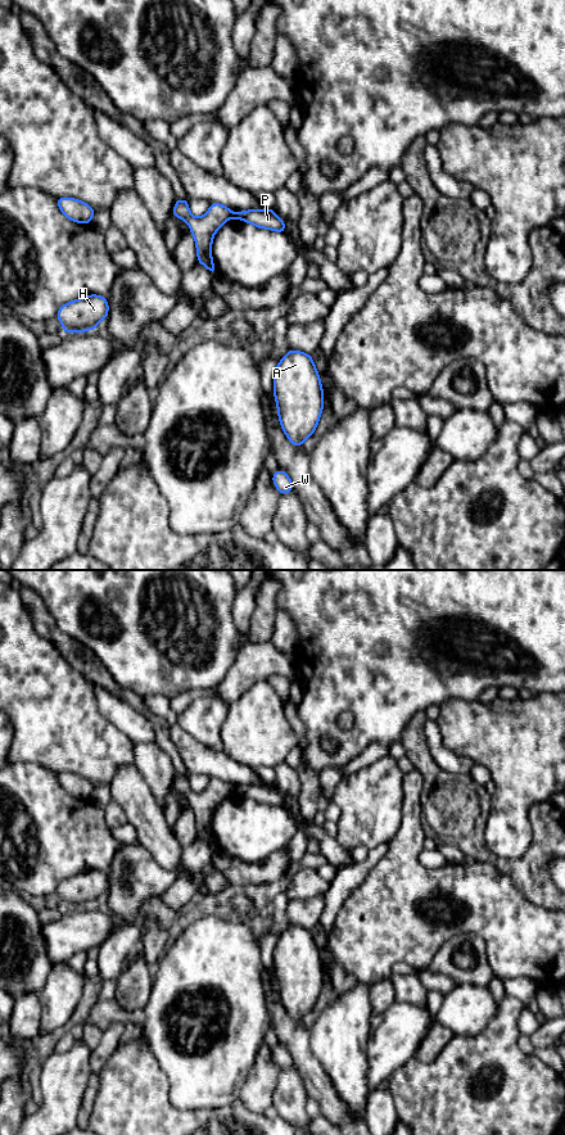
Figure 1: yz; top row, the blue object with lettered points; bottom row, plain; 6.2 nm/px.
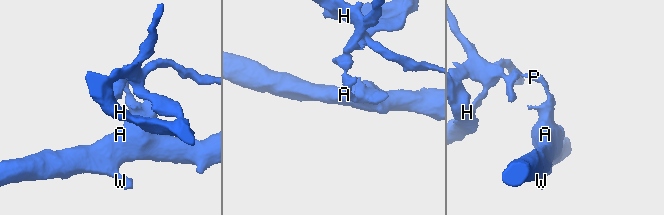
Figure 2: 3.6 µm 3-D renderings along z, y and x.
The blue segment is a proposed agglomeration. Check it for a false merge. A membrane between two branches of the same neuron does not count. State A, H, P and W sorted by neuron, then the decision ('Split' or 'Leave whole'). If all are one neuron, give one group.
Groups: A P W / H. Split

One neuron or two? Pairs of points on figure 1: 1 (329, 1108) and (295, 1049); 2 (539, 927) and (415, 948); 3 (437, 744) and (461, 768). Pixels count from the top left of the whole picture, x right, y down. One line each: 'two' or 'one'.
1: one
2: one
3: one

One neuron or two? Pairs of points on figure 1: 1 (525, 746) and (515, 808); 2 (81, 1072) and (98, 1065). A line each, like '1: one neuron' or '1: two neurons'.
1: one neuron
2: two neurons

